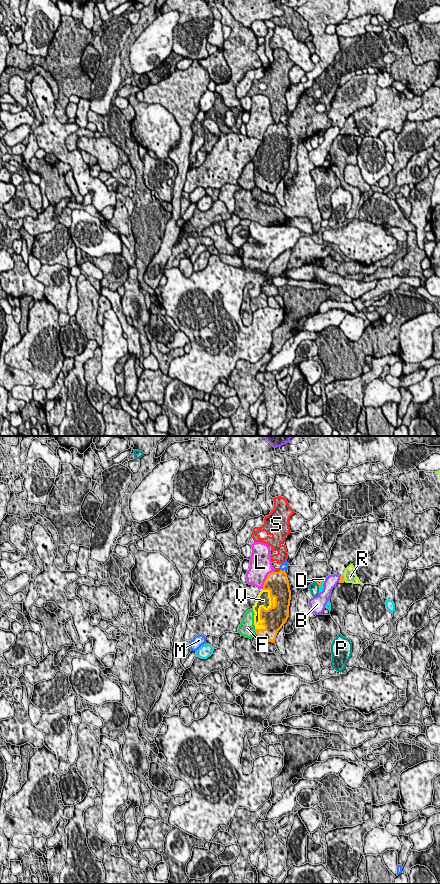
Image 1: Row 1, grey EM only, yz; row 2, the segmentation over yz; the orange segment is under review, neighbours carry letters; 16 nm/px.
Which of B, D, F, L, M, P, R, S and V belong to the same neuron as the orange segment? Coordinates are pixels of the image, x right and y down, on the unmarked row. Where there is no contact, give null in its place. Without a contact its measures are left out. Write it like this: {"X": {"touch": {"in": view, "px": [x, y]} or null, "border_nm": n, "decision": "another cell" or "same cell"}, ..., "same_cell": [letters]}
{"B": {"touch": {"in": "yz", "px": [340, 131]}, "border_nm": 90, "decision": "another cell"}, "D": {"touch": {"in": "yz", "px": [321, 134]}, "border_nm": 120, "decision": "another cell"}, "F": {"touch": {"in": "yz", "px": [255, 183]}, "border_nm": 90, "decision": "another cell"}, "L": {"touch": {"in": "yz", "px": [266, 130]}, "border_nm": 340, "decision": "another cell"}, "M": {"touch": {"in": "yz", "px": [281, 122]}, "border_nm": 70, "decision": "another cell"}, "P": {"touch": {"in": "yz", "px": [317, 135]}, "border_nm": 90, "decision": "another cell"}, "R": {"touch": {"in": "yz", "px": [343, 130]}, "border_nm": 120, "decision": "same cell"}, "S": {"touch": {"in": "yz", "px": [277, 124]}, "border_nm": 100, "decision": "another cell"}, "V": {"touch": {"in": "yz", "px": [260, 161]}, "border_nm": 700, "decision": "same cell"}, "same_cell": ["R", "V"]}

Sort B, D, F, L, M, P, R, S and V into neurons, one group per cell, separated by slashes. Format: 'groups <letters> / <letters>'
groups B / D / F / L / M / P / R V / S

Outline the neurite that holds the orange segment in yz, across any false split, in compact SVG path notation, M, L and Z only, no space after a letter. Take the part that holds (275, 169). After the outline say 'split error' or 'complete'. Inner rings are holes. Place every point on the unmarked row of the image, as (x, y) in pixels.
M282 122L269 125L253 158L255 184L260 190L272 195L275 194L278 183L289 169L290 152L291 143L287 126Z; split error

